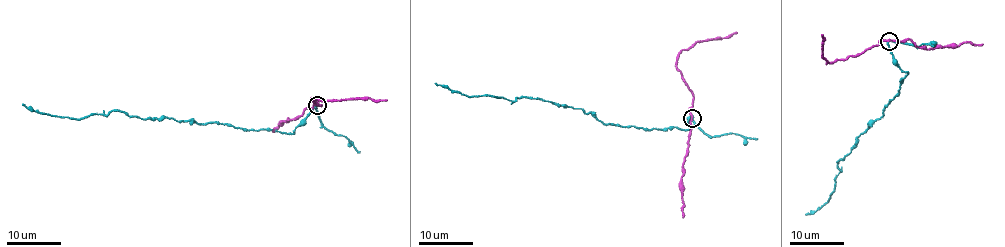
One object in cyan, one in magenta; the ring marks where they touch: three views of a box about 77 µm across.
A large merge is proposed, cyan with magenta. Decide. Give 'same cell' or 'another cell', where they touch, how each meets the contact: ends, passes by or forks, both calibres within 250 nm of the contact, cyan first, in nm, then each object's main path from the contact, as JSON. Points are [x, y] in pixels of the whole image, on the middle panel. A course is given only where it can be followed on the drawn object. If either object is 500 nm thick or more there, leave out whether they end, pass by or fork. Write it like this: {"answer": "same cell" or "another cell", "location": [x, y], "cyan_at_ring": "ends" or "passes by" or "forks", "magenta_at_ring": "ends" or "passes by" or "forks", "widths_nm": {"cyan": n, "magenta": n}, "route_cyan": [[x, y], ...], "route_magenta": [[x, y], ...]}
{"answer": "another cell", "location": [692, 118], "cyan_at_ring": "passes by", "magenta_at_ring": "passes by", "widths_nm": {"cyan": 180, "magenta": 240}, "route_cyan": [[692, 118], [688, 130], [670, 126], [648, 130], [601, 123], [591, 112], [551, 102], [471, 96], [435, 83]], "route_magenta": [[692, 118], [693, 98], [676, 66], [678, 55], [698, 42], [729, 37], [736, 31]]}

